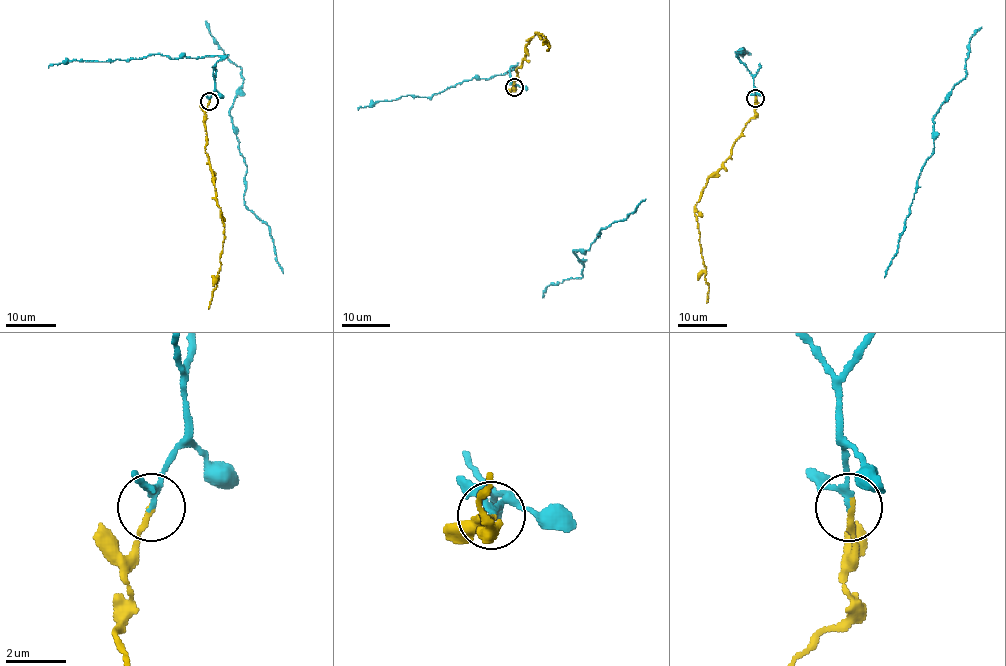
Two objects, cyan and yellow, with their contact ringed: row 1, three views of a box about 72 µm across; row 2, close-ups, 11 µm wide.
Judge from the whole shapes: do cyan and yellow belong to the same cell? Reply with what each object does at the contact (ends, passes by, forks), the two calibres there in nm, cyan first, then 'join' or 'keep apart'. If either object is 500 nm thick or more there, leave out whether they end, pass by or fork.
cyan passes by | yellow ends | 140/240 nm | join

